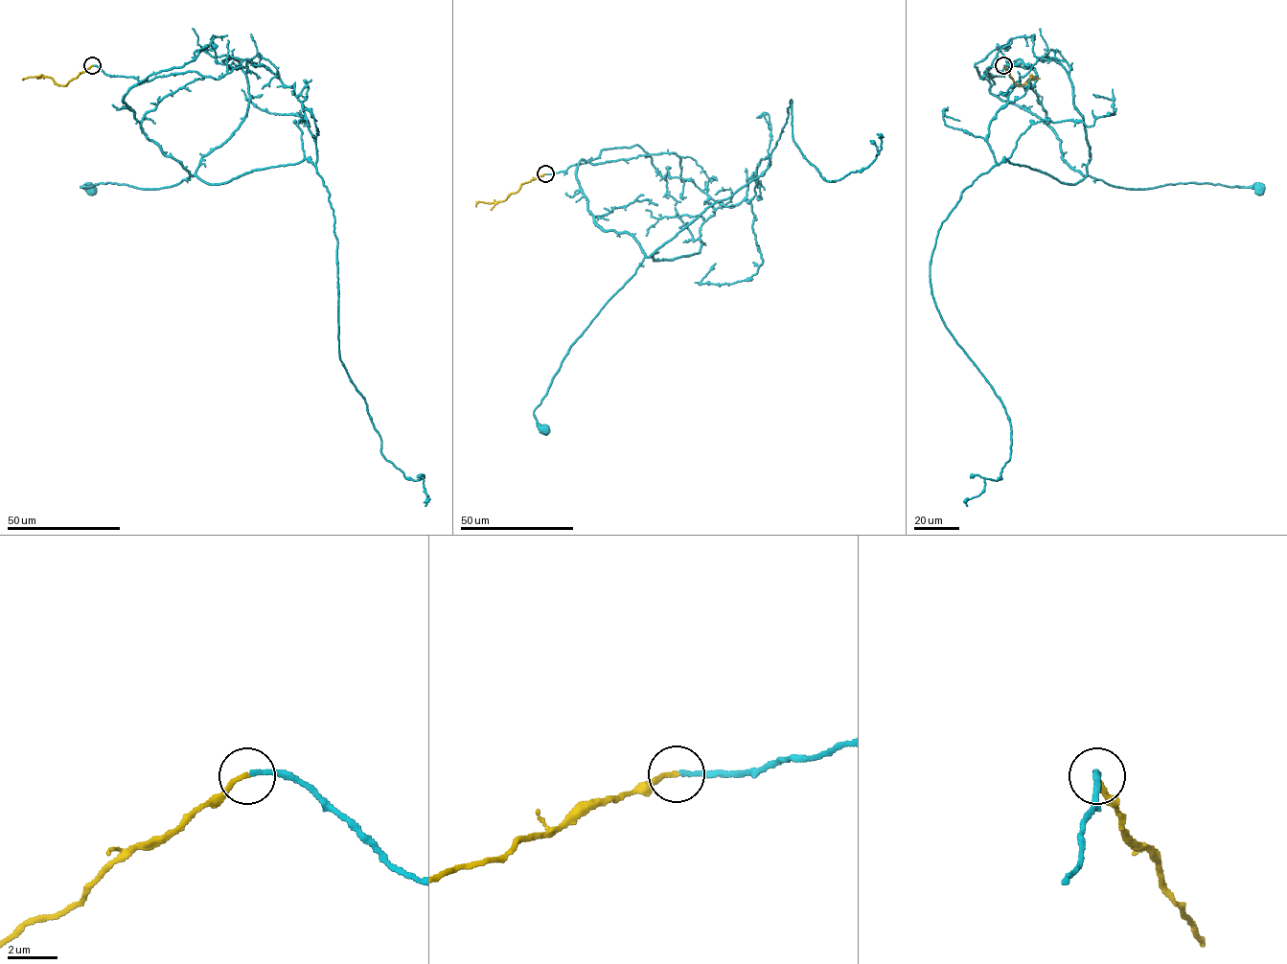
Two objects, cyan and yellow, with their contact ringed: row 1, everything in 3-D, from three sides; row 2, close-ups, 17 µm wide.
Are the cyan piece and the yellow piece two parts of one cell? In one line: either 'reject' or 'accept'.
accept

